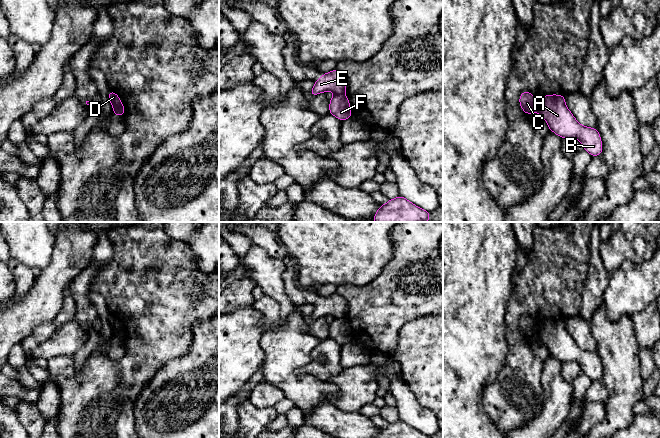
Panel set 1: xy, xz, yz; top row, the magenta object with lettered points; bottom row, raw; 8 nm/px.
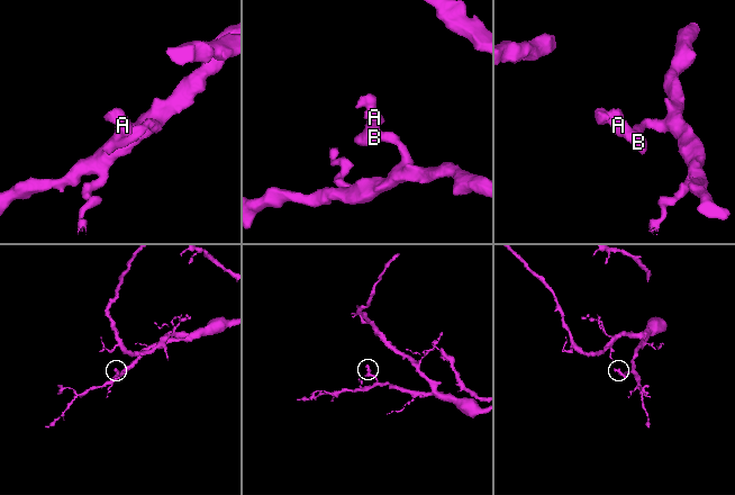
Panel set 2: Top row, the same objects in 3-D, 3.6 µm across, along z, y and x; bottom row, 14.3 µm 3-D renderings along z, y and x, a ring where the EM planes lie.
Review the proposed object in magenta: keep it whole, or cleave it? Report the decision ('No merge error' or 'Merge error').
Merge error

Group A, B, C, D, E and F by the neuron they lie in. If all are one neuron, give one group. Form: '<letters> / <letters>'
A B D F / C E

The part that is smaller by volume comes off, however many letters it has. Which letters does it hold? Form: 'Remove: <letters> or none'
Remove: C, E

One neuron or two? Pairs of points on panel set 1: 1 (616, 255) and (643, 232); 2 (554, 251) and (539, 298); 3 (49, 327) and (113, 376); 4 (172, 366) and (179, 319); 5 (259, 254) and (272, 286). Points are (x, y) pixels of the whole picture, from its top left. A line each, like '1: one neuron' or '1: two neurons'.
1: one neuron
2: one neuron
3: two neurons
4: two neurons
5: one neuron

